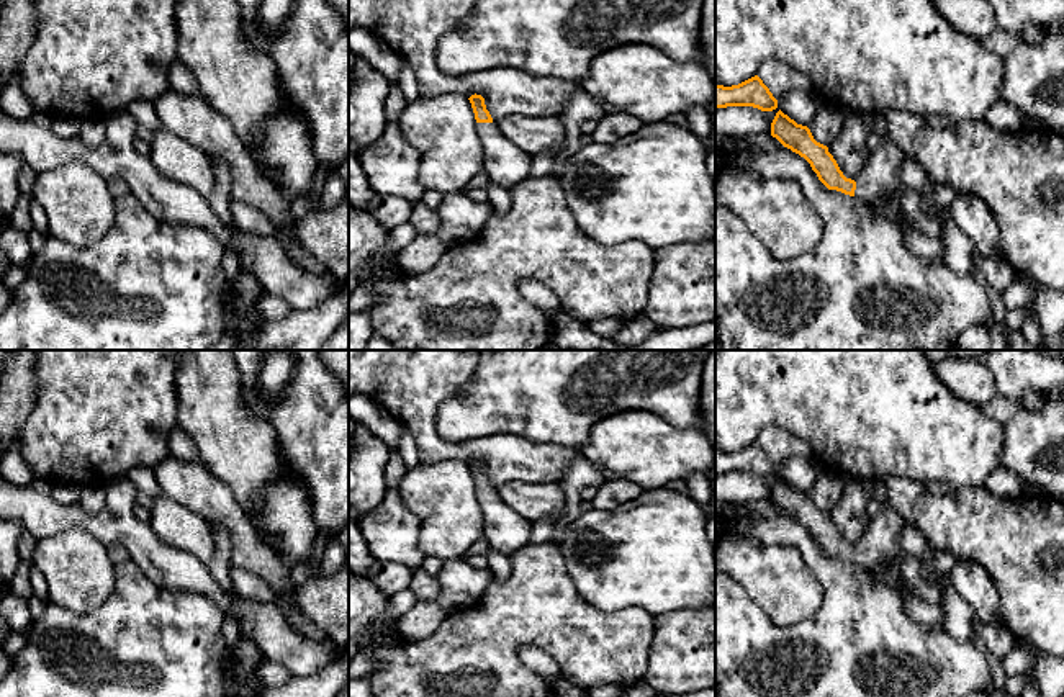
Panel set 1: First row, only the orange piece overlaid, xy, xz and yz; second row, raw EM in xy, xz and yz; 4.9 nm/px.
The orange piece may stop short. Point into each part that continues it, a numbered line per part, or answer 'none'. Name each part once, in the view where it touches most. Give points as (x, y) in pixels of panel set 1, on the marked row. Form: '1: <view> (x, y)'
1: yz (879, 177)

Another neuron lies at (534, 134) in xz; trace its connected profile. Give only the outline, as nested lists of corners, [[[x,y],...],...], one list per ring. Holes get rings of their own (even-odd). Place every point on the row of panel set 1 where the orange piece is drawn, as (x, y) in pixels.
[[[507,115],[496,121],[498,129],[529,155],[558,151],[565,146],[565,129],[558,115]]]

